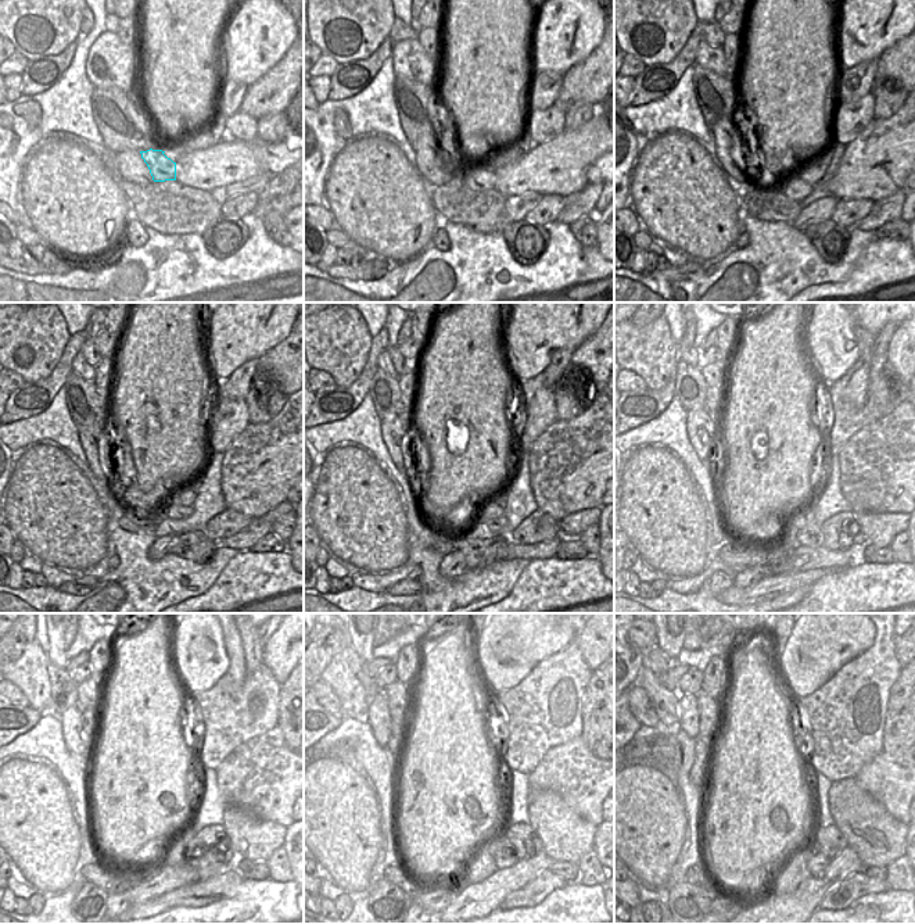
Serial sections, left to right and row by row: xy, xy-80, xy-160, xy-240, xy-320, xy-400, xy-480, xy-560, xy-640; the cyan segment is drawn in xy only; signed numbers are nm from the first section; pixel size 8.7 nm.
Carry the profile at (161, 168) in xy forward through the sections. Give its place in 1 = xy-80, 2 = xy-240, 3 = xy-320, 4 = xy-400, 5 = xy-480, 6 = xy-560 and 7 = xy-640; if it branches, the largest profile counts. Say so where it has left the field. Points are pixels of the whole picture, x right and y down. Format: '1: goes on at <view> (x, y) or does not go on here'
1: goes on at xy-80 (476, 174)
2: goes on at xy-240 (172, 511)
3: goes on at xy-320 (499, 525)
4: goes on at xy-400 (811, 536)
5: goes on at xy-480 (193, 849)
6: goes on at xy-560 (503, 853)
7: goes on at xy-640 (818, 860)

